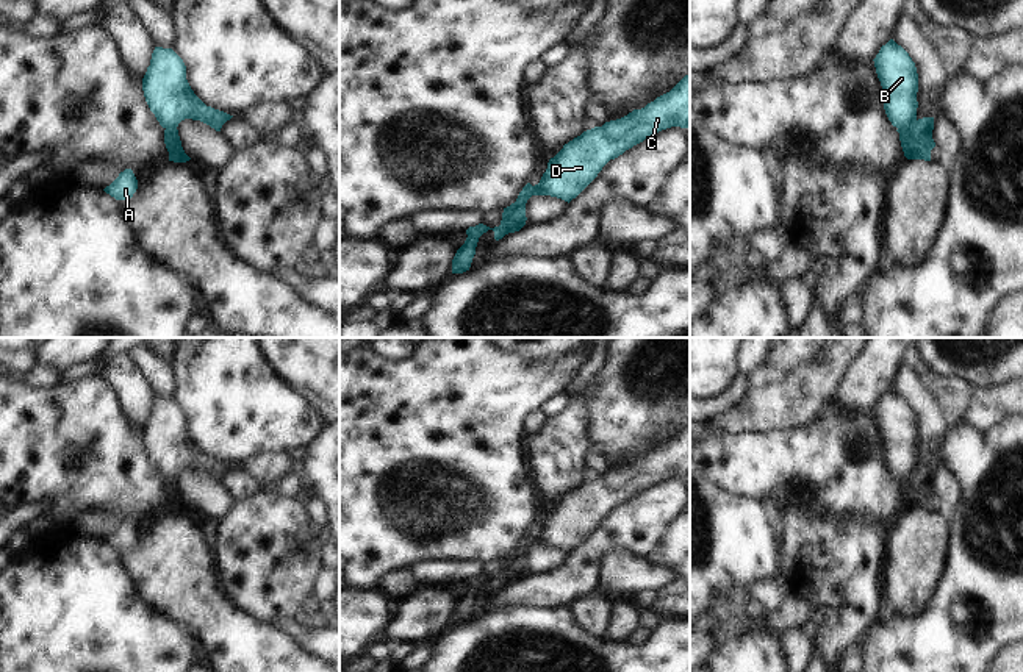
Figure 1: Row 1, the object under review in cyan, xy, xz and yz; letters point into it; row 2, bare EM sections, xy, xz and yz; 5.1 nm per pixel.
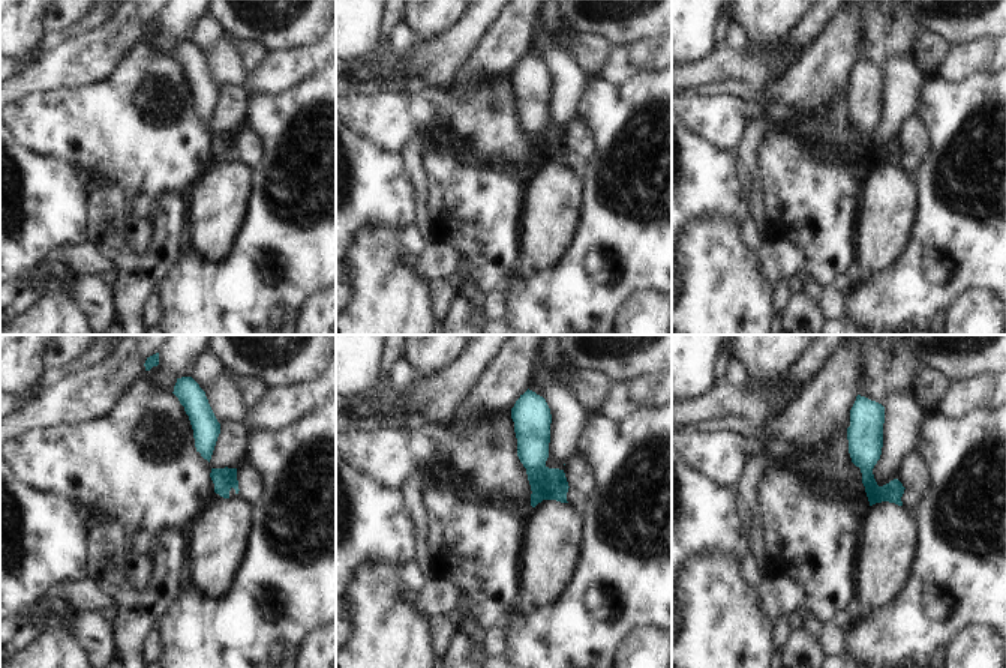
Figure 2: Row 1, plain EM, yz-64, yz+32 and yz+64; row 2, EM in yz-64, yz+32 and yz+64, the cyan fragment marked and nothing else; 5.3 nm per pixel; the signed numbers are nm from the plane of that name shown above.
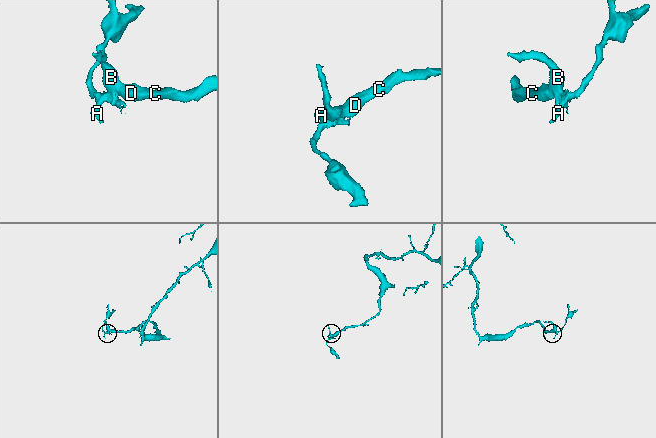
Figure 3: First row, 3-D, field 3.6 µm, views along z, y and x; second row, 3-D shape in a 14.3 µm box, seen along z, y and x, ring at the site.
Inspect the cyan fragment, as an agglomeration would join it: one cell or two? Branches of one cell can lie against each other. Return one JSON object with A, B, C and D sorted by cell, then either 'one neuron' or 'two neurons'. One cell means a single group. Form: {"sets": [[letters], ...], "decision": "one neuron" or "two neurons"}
{"sets": [["A"], ["B", "C", "D"]], "decision": "two neurons"}

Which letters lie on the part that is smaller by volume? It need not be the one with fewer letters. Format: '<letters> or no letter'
A.

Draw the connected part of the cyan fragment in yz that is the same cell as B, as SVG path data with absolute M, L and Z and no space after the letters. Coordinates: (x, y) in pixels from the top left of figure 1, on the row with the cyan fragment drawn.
M890 39L876 55L874 67L884 89L884 109L893 127L917 120L918 73L909 53Z

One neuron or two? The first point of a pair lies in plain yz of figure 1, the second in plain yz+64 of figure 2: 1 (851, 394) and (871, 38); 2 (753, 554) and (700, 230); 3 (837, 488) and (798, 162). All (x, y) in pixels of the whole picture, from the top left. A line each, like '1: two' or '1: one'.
1: two
2: two
3: two

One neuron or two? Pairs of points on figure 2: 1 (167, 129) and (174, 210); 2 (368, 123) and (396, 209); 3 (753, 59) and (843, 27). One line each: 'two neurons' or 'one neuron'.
1: two neurons
2: two neurons
3: two neurons

